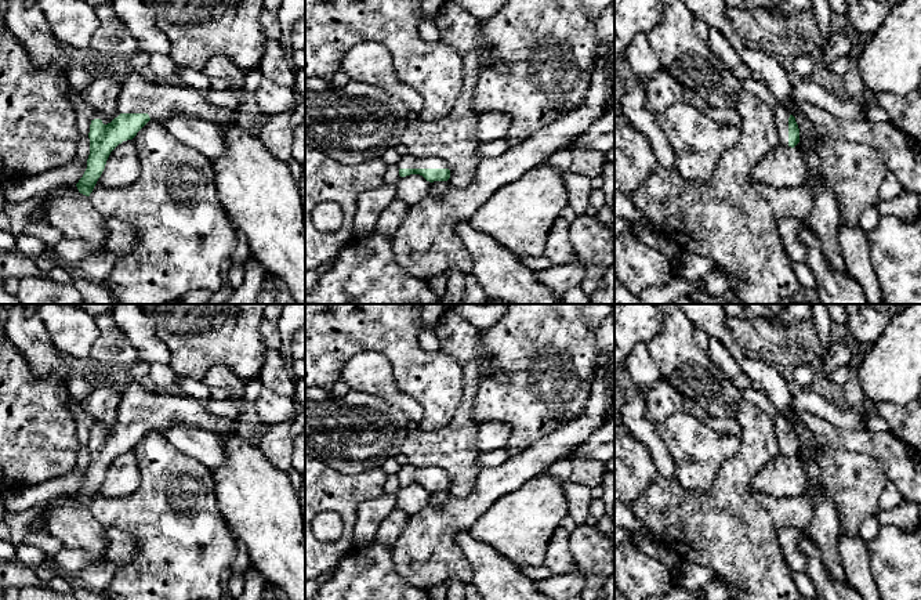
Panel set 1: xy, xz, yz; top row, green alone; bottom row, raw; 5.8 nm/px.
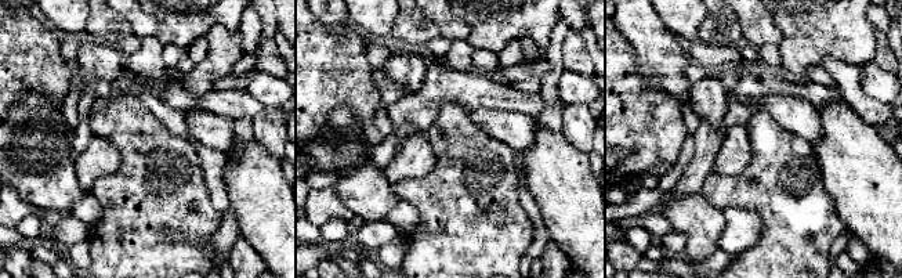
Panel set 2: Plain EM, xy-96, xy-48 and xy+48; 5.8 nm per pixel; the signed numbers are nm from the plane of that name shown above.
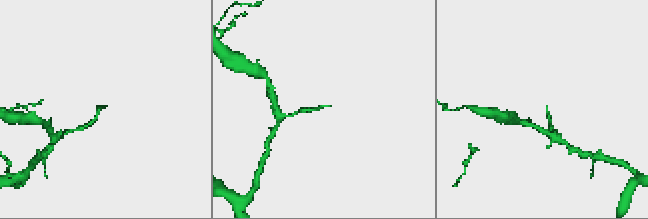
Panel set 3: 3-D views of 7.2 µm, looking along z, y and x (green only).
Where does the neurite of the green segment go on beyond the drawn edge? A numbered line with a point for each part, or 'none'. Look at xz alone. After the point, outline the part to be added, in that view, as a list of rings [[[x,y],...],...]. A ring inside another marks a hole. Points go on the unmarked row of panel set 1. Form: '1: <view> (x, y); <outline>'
1: xz (408, 470); [[[407,463],[400,467],[398,478],[447,478],[447,474],[440,467],[416,467]]]

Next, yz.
1: yz (782, 423); [[[777,411],[777,413],[773,416],[773,422],[775,422],[775,431],[777,435],[779,453],[788,456],[790,420],[786,415]]]

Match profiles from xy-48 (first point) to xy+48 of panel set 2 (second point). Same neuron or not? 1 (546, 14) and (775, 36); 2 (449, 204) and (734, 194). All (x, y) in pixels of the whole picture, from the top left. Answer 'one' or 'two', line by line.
1: two
2: one

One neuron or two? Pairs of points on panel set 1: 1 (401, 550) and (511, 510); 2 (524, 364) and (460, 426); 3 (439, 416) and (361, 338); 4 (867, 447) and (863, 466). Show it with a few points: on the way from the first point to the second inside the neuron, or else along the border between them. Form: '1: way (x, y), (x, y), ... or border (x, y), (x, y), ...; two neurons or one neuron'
1: border (495, 501), (467, 530); two neurons
2: border (481, 380), (474, 407), (474, 418), (478, 422); two neurons
3: way (435, 391), (385, 342); one neuron
4: border (834, 448), (867, 454), (880, 467); two neurons

